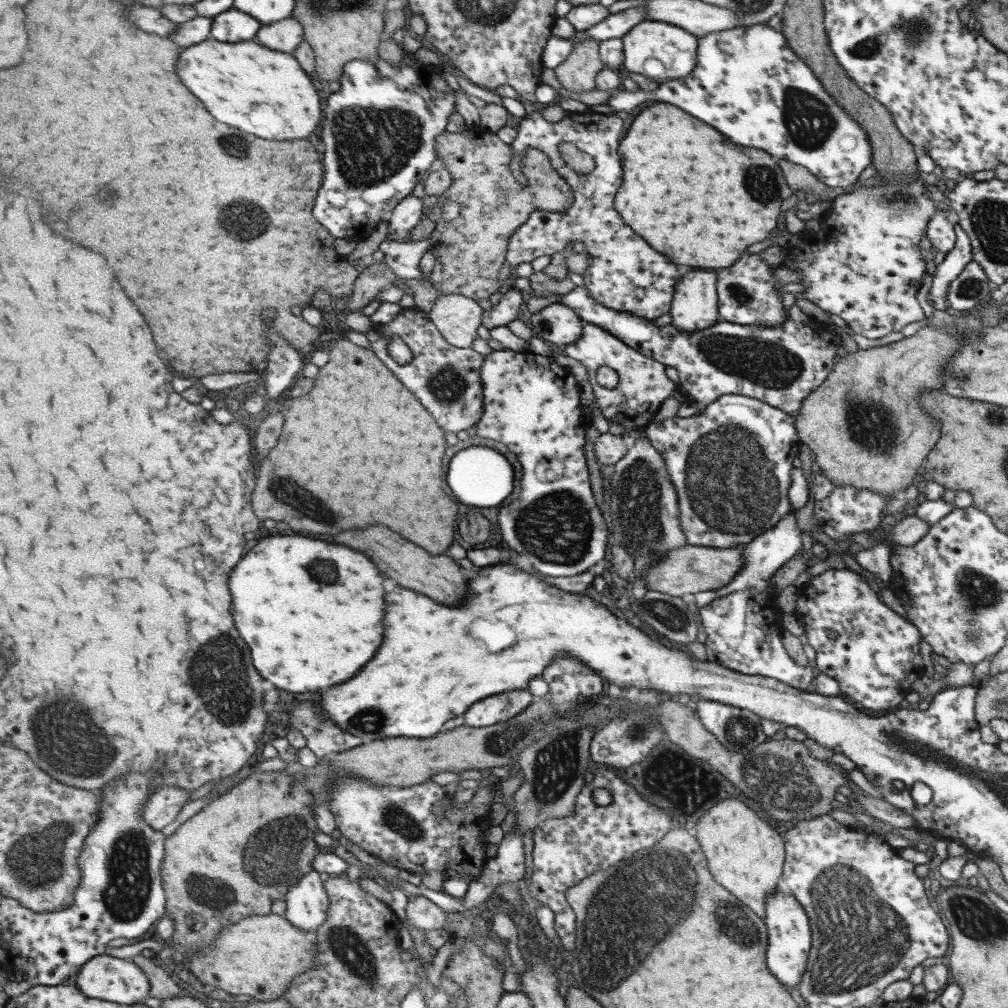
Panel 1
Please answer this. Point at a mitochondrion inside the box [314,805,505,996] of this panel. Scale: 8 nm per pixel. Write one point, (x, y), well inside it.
(352, 951)

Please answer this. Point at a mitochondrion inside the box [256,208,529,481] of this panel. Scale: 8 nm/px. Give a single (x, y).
(446, 386)

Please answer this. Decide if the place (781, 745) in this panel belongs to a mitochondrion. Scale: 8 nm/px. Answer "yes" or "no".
yes

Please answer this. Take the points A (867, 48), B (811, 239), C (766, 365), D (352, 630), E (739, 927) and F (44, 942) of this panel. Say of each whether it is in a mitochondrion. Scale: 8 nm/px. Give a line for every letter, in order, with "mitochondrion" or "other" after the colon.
A: mitochondrion
B: other
C: mitochondrion
D: other
E: mitochondrion
F: other

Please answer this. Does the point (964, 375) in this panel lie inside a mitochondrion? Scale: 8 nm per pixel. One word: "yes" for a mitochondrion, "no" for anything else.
yes

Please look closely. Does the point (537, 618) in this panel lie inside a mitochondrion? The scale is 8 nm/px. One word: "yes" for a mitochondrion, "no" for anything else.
no

